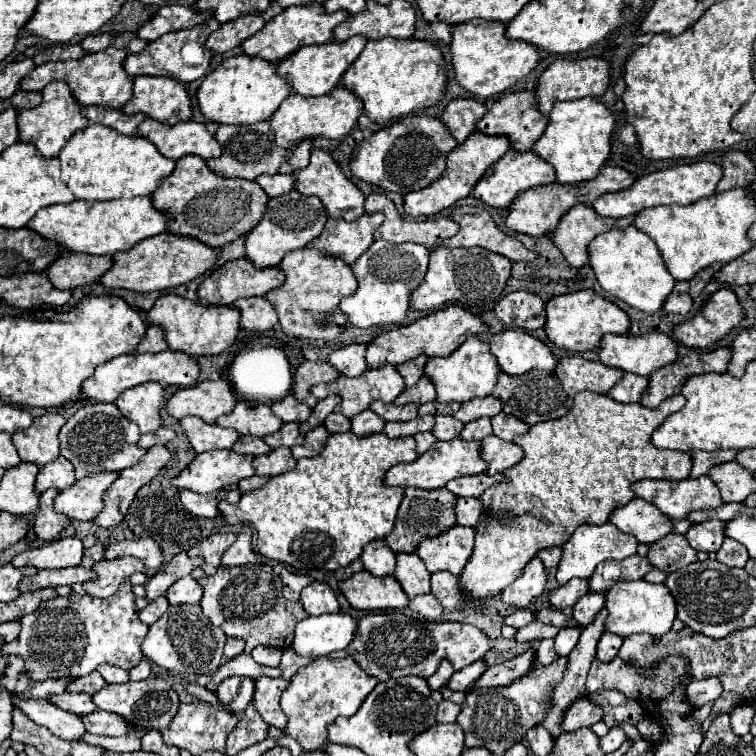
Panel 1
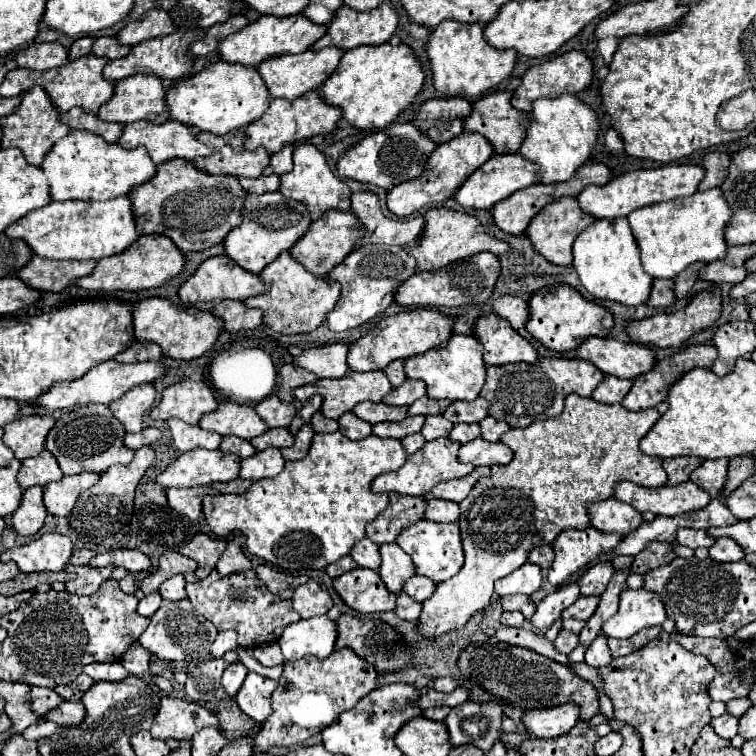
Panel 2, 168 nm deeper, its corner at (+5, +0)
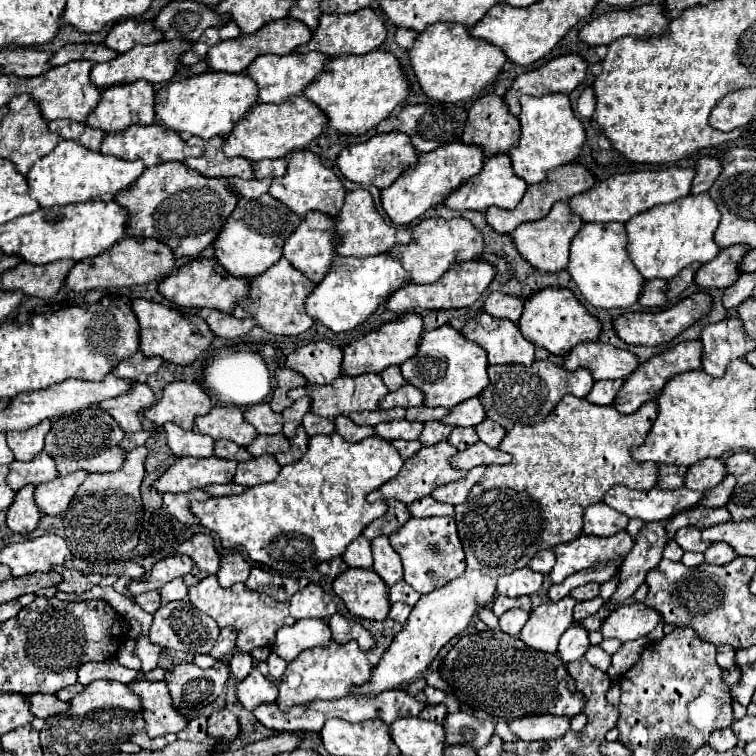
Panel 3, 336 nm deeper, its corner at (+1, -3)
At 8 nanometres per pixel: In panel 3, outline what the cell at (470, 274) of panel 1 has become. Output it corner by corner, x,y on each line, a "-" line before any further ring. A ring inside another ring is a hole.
474,260
474,262
460,262
456,266
452,266
438,282
434,284
406,284
400,290
396,290
388,302
386,308
398,314
410,312
414,308
430,308
430,310
448,310
448,308
464,308
464,306
472,306
480,294
490,286
490,282
496,276
496,268
484,260

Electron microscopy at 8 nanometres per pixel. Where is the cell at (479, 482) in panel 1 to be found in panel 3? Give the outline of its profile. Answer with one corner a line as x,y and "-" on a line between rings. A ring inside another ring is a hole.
476,466
476,468
472,468
472,470
468,472
466,478
458,480
458,482
450,482
448,486
440,486
440,488
436,488
436,490
432,492
432,498
438,500
438,502
452,504
452,506
462,504
462,502
468,498
472,486
482,478
484,470
486,470
486,466

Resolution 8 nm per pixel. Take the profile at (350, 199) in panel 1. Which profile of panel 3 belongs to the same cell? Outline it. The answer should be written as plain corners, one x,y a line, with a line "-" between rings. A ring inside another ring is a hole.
310,150
292,152
290,156
286,156
286,160
288,160
286,174
282,178
274,178
268,194
280,200
282,204
286,204
292,212
296,212
302,218
314,210
330,214
330,216
338,216
344,204
344,196
346,196
346,188
342,186
338,176
330,168
326,168
320,162
320,158

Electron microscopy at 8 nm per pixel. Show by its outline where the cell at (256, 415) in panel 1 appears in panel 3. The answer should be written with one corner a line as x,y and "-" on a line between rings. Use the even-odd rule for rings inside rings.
214,406
206,416
198,416
196,430
214,440
226,438
240,446
248,446
258,436
256,428
244,422
244,412
240,408
228,406

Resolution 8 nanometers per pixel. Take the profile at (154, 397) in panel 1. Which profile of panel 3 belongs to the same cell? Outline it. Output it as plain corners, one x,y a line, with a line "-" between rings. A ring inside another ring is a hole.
136,382
130,390
130,394
118,396
118,398
110,398
100,402
100,408
106,410
120,426
124,432
140,432
142,430
142,422
140,422
140,414
152,406
156,400
152,388
148,384

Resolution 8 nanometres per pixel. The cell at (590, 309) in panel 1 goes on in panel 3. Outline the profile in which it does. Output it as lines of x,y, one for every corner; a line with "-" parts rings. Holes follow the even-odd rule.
544,288
528,298
524,302
524,312
518,320
518,328
526,340
540,348
546,348
556,356
566,356
580,342
598,340
602,332
600,320
592,316
568,288

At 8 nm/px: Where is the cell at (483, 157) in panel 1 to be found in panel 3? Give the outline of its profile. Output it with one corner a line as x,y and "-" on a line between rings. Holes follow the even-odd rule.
452,142
448,146
440,146
434,152
420,154
418,164
412,170
406,170
392,186
382,190
382,206
394,224
410,224
418,216
422,216
428,208
442,204
456,188
460,188
470,176
478,174
484,166
484,150
480,146

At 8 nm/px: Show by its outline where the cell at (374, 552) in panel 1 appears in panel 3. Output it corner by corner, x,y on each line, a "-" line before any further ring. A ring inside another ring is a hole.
358,536
342,554
342,560
352,568
372,568
372,552
370,552
370,540
364,536

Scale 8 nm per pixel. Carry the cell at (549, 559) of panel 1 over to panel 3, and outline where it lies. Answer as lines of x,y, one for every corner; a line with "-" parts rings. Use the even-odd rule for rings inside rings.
540,550
528,564
532,570
540,572
540,574
550,574
552,566
554,566
554,552
552,550

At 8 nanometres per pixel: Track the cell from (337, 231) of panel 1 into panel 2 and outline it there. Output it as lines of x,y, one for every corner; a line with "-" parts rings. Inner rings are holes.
332,209
332,211
324,211
324,215
320,219
310,223
304,237
290,247
290,253
310,273
326,275
332,267
336,267
354,249
356,243
362,241
362,235
364,233
360,231
360,223
356,223
356,215
352,215
350,211

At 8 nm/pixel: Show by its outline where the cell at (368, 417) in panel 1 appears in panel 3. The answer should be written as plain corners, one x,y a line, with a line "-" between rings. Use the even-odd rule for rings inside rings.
338,416
334,420
334,424
336,424
336,432
344,440
348,440
348,442
360,442
360,440
364,440
364,438
374,434
374,428
370,428
370,426
356,426
348,416

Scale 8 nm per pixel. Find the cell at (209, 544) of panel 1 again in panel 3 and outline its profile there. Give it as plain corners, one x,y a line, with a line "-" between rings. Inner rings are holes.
196,534
190,540
186,540
178,550
178,554
186,554
194,560
194,576
198,580
204,580
206,576
212,576
218,572
220,554
214,548
214,538
210,534

